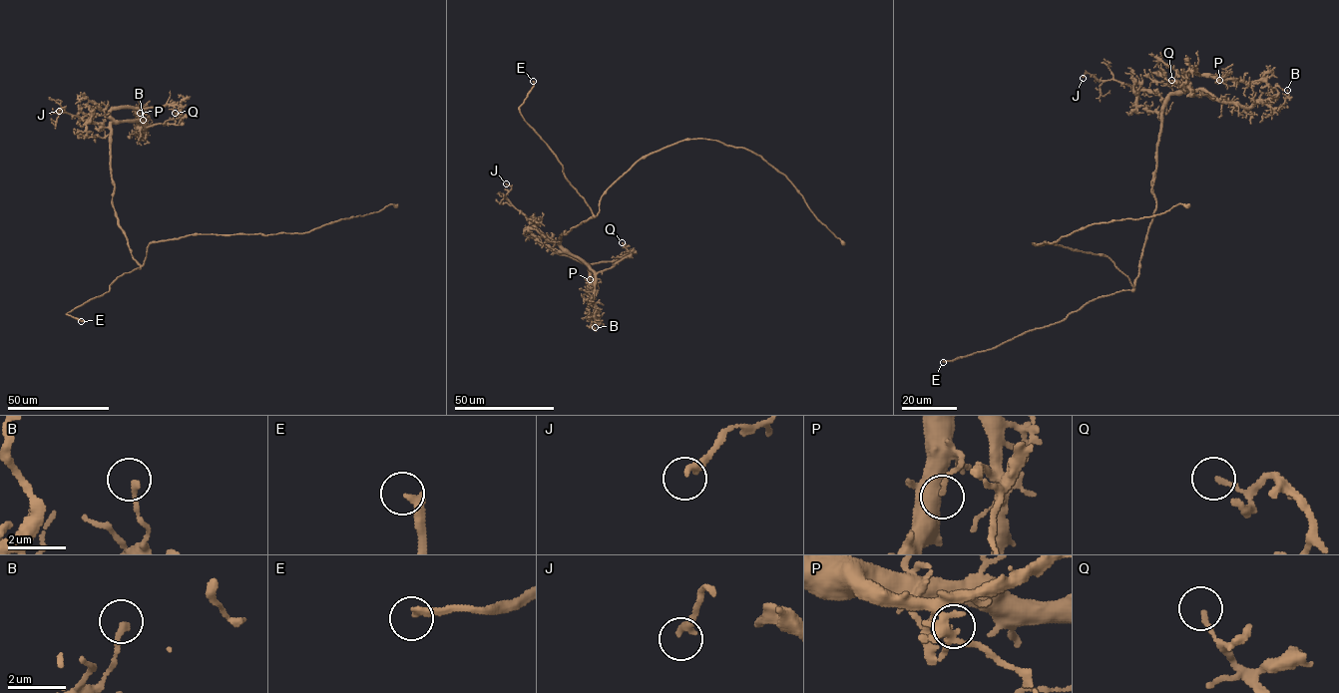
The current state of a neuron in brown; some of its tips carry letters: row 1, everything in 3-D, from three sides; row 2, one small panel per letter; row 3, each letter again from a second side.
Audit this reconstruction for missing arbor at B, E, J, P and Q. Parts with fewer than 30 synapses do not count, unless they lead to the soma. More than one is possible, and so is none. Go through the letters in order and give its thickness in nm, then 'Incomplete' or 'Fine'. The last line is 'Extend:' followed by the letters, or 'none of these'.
B: Thickness 190 nm. Fine
E: Thickness 280 nm. Incomplete
J: Thickness 240 nm. Fine
P: Thickness 140 nm. Fine
Q: Thickness 170 nm. Fine
Extend: E

